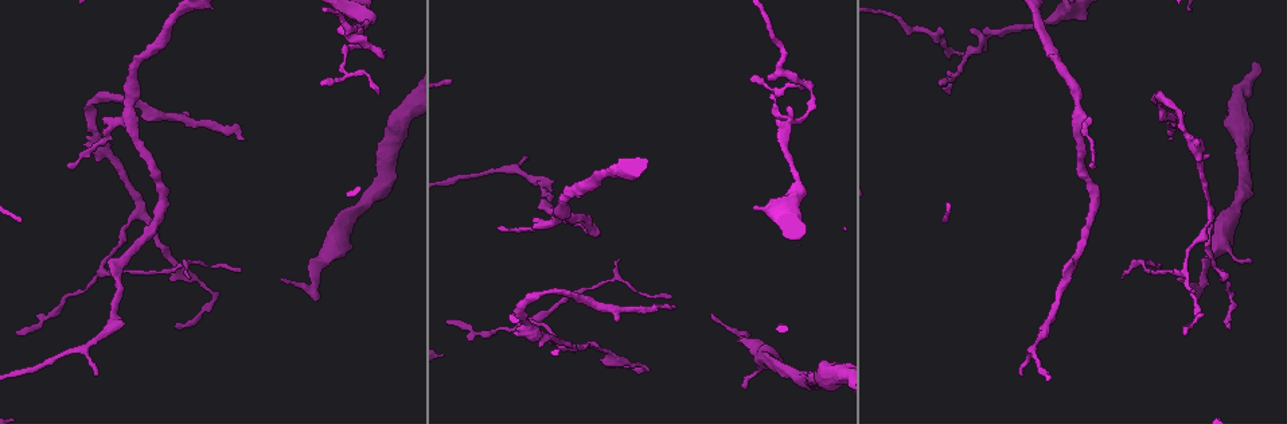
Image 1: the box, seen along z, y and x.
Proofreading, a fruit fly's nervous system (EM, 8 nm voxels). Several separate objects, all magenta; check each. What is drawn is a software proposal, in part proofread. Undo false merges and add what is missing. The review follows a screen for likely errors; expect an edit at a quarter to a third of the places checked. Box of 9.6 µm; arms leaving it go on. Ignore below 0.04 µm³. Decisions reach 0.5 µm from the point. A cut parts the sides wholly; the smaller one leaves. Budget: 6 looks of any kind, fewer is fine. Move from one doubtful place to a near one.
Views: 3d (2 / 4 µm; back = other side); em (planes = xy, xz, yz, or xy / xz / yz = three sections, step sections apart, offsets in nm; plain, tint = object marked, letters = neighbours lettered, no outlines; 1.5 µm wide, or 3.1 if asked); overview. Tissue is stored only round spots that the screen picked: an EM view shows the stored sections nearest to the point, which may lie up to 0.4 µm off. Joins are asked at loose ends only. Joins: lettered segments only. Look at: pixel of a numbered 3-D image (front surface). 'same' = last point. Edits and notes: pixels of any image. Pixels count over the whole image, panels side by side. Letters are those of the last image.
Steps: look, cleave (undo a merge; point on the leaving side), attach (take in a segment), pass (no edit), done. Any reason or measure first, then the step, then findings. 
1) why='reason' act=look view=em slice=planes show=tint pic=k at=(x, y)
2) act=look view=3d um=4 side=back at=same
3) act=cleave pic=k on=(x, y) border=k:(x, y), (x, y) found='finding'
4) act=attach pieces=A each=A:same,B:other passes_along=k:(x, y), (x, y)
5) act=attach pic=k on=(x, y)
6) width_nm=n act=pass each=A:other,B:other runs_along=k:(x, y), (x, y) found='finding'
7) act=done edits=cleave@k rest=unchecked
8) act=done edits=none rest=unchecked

why='thin end' act=look view=em slice=planes show=letters pic=1 at=(750, 80)

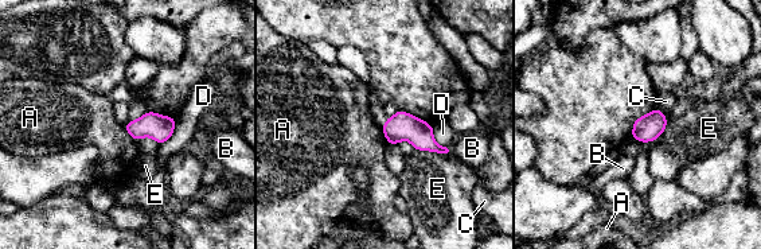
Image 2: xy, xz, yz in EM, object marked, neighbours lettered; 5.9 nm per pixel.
act=pass each=A:other,B:other,C:other,D:other,E:other border=2:(381, 127), (389, 143) found='no lettered segment goes on from it'

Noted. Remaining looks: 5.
why='free end' act=look view=3d um=2 side=back pic=1 at=(670, 294)

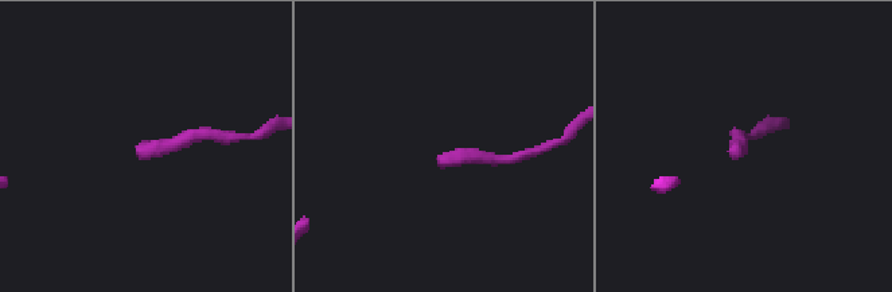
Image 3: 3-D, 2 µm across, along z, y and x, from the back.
act=look view=em slice=xz step=8 show=letters pic=3 at=(735, 147)

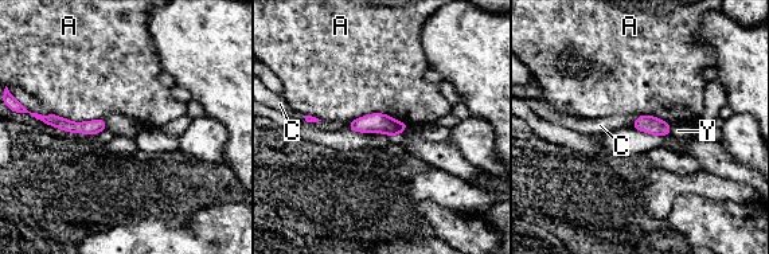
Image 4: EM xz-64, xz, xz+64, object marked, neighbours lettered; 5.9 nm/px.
act=look view=em slice=planes show=letters at=same

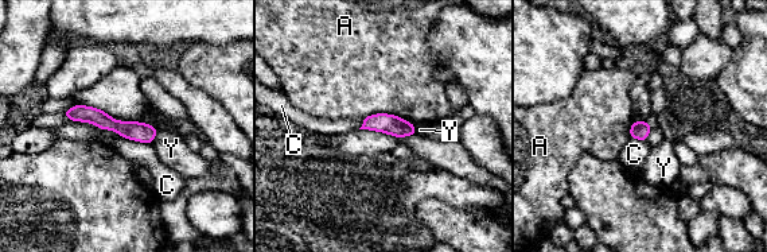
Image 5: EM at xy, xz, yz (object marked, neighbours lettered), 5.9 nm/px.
longest_contact=A:320nm act=pass each=A:other,C:other,Y:other border=5:(125, 138), (151, 143) found='no lettered segment goes on from it'

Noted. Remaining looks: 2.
why='two arms in line, one across' act=look view=em slice=planes show=tint pic=1 at=(572, 345)

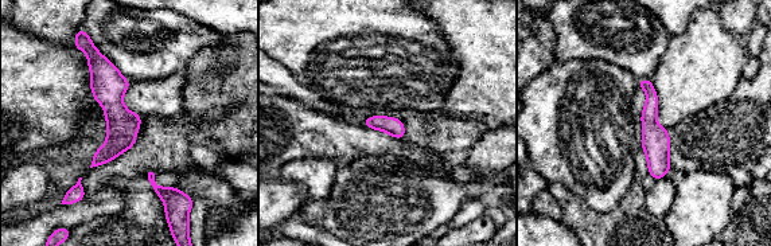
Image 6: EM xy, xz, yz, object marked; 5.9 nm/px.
why='what lies round it' act=look view=em slice=planes show=letters at=same

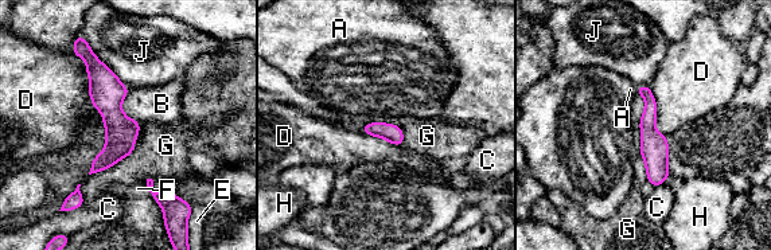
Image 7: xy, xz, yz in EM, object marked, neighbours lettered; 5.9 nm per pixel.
width_nm=110 longest_contact=J:360nm act=pass each=A:other,B:other,C:other,D:other,E:other,F:other,G:other,H:other,J:other found='one cell here'

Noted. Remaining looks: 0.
act=done edits=none rest=unchecked

